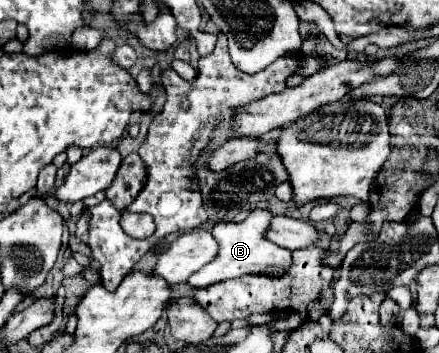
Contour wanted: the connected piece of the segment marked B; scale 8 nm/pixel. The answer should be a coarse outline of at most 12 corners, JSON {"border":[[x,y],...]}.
{"border":[[253,208],[219,222],[219,254],[187,280],[191,288],[289,268],[291,252],[267,240],[275,214]]}

